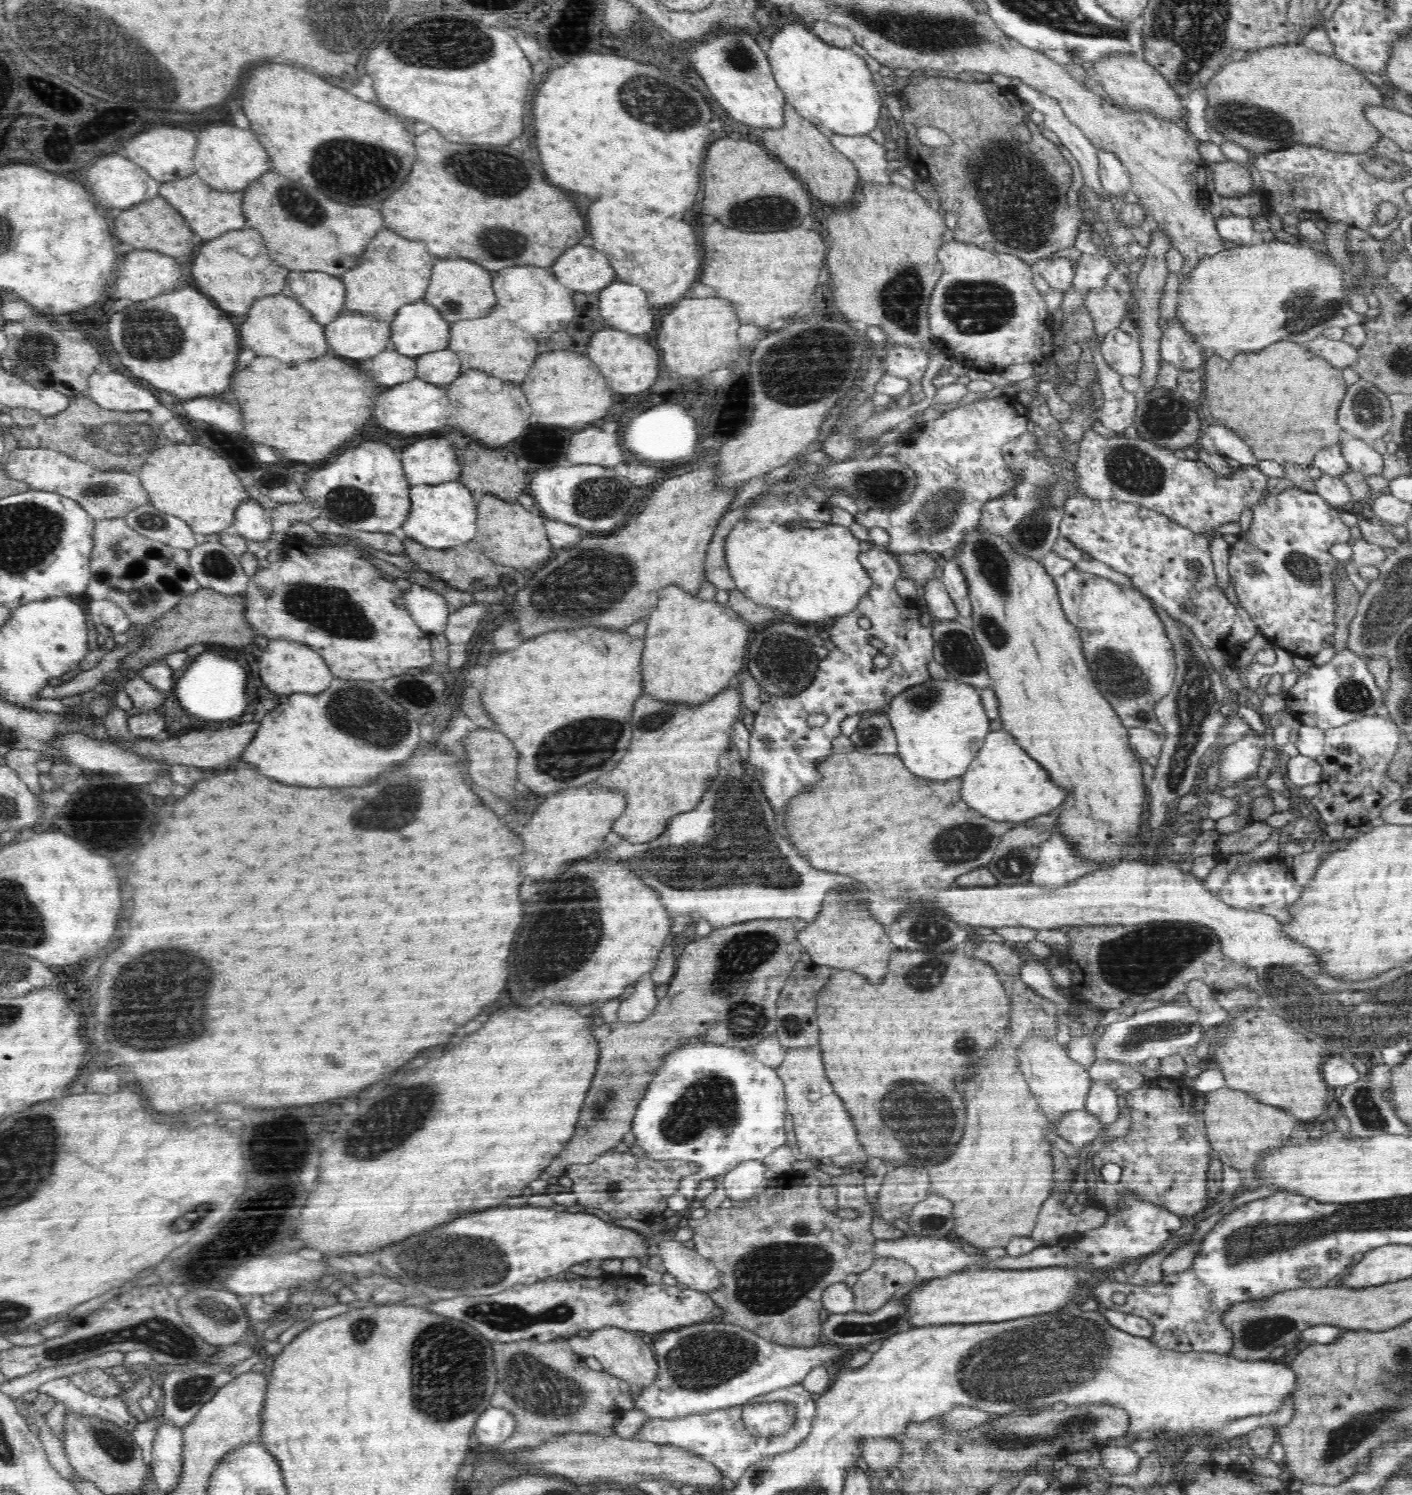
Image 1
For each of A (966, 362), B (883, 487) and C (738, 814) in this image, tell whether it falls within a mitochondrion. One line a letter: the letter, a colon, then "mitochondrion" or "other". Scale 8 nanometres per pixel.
A: other
B: mitochondrion
C: mitochondrion

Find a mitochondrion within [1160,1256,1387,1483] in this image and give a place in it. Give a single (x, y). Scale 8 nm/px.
(1257, 1334)

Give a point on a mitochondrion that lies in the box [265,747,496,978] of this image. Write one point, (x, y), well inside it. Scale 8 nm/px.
(401, 801)

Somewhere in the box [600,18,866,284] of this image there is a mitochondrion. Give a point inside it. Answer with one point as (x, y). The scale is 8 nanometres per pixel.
(650, 100)

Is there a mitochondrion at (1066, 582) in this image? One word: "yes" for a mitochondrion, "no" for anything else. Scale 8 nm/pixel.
no

